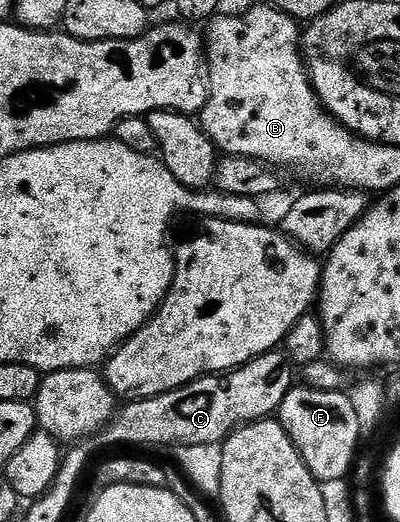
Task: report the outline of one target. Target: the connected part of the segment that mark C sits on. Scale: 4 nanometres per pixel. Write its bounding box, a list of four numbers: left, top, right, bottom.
[98,350,293,450]

